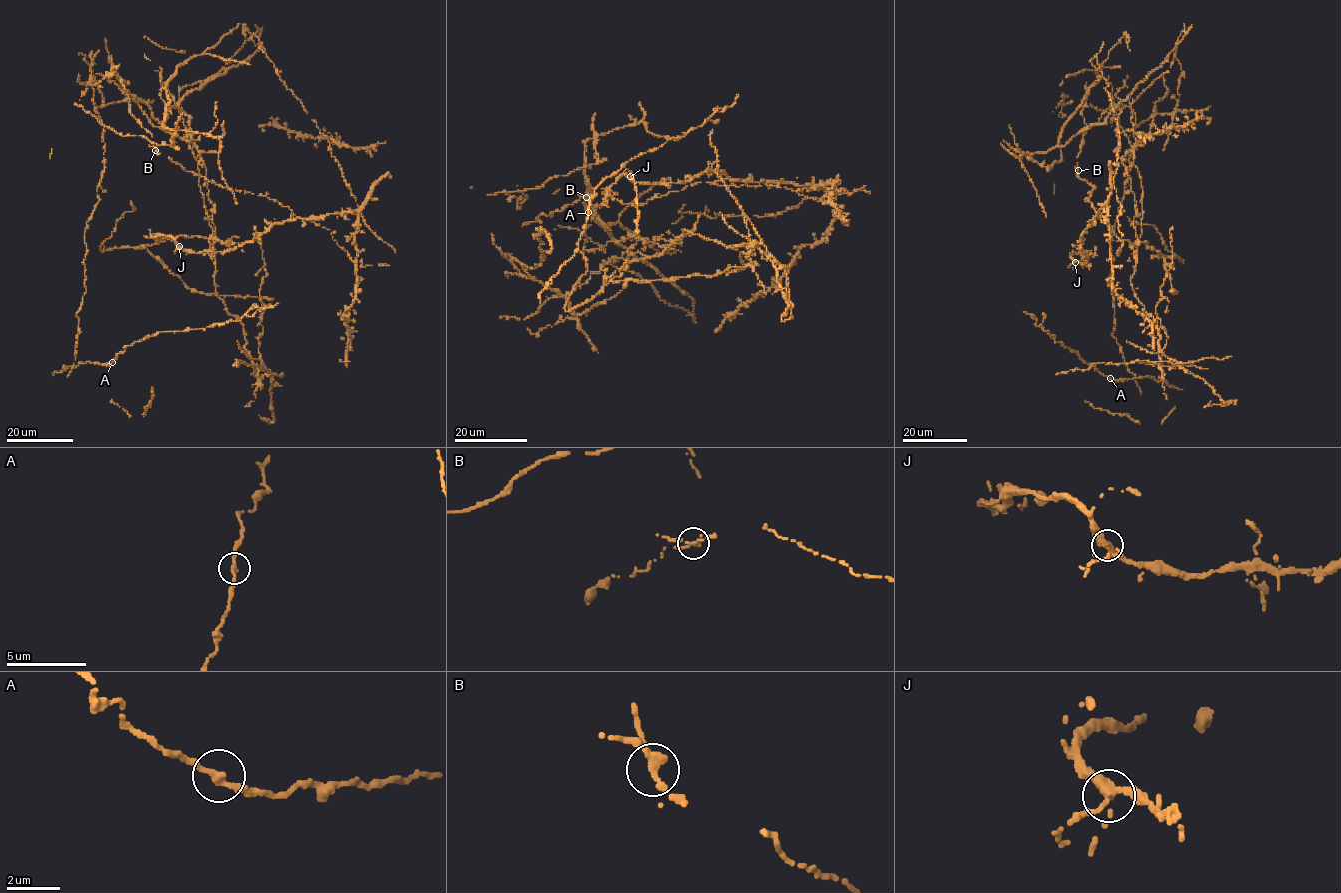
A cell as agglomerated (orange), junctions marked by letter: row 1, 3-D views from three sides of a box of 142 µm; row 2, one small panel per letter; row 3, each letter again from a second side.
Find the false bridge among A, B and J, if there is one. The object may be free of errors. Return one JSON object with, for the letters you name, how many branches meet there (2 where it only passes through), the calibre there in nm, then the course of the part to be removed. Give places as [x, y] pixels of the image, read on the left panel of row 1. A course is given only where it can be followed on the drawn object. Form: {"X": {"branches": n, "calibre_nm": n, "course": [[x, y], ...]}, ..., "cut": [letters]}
{"B": {"branches": 3, "calibre_nm": 240}, "cut": ["B"]}

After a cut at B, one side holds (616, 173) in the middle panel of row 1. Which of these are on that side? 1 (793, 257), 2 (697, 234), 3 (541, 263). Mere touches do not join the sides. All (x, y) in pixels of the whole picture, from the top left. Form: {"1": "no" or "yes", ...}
{"1": "yes", "2": "no", "3": "no"}

